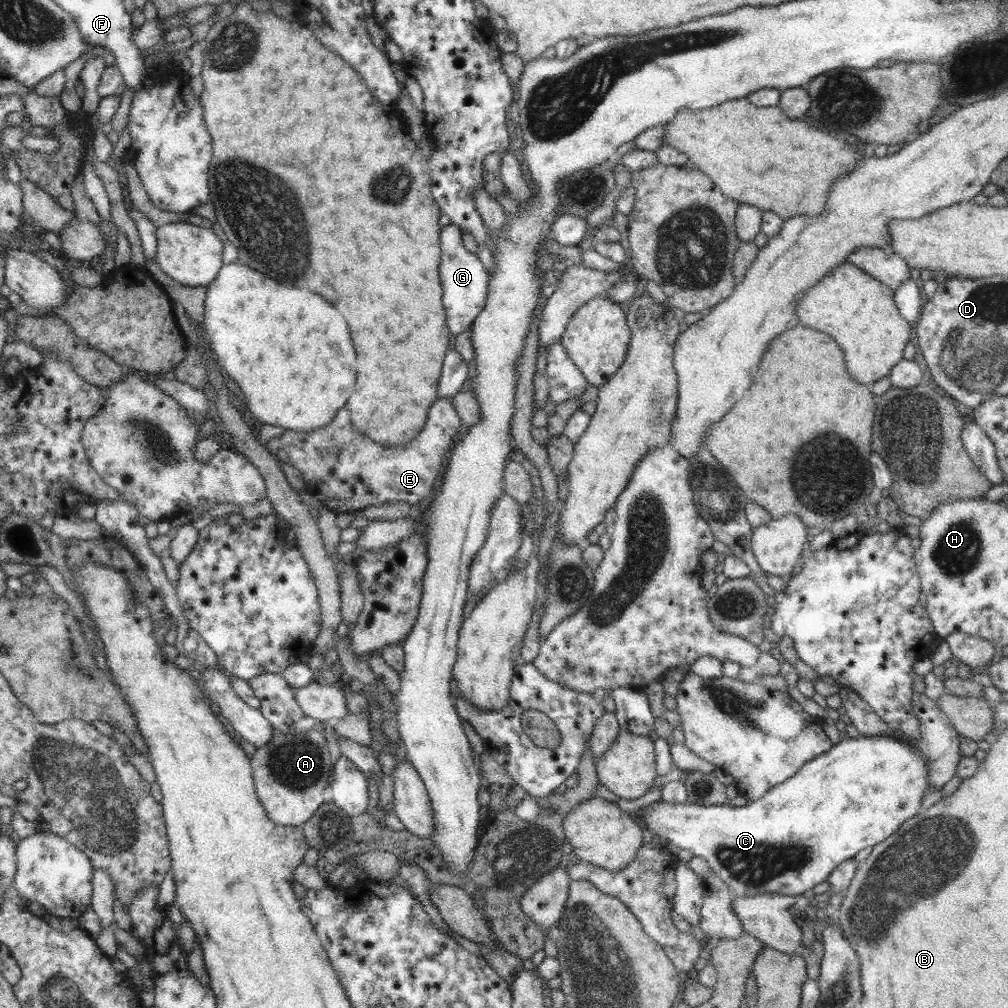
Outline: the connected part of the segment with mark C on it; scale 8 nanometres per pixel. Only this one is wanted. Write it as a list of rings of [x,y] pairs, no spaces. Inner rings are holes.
[[[860,736],[856,739],[843,739],[838,744],[834,744],[828,752],[823,752],[822,755],[818,755],[814,760],[805,762],[794,776],[773,786],[762,798],[749,801],[745,806],[735,807],[729,804],[700,806],[690,802],[672,804],[656,801],[644,808],[639,808],[635,814],[641,816],[647,829],[651,833],[657,834],[665,843],[671,842],[672,844],[676,844],[678,848],[686,848],[686,850],[693,852],[694,855],[706,860],[714,874],[728,885],[735,892],[736,896],[749,897],[764,893],[778,893],[796,897],[804,894],[806,890],[810,890],[810,888],[814,888],[814,886],[827,881],[828,876],[839,864],[853,858],[860,850],[870,848],[870,846],[874,847],[879,842],[886,840],[900,828],[900,825],[904,821],[918,814],[922,798],[929,790],[928,771],[925,765],[927,764],[927,760],[924,758],[924,755],[921,755],[920,751],[912,748],[912,746],[908,746],[908,744],[910,744],[910,741],[906,741],[905,739],[888,738],[886,736]]]

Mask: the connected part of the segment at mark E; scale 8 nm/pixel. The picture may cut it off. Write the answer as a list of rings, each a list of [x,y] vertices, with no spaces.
[[[437,398],[434,406],[428,410],[428,418],[422,430],[405,445],[383,447],[375,443],[368,435],[363,435],[348,420],[348,410],[342,408],[334,420],[310,432],[286,430],[280,437],[272,437],[264,442],[267,449],[278,460],[291,464],[302,473],[305,480],[305,492],[318,498],[326,508],[336,513],[361,513],[368,506],[380,506],[395,501],[404,500],[413,505],[430,494],[436,482],[436,474],[440,474],[444,460],[448,458],[456,443],[462,421],[456,412],[451,398]]]

